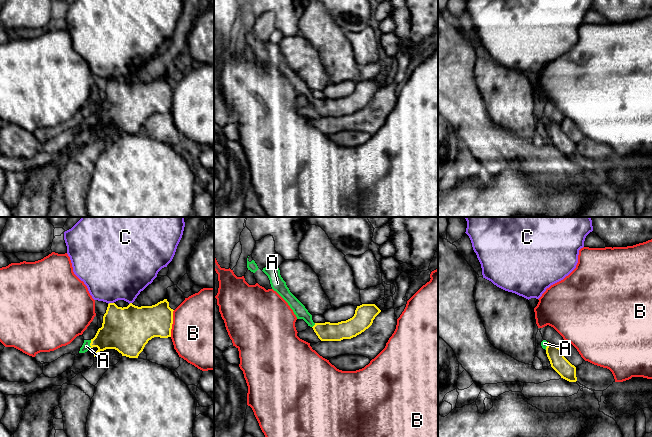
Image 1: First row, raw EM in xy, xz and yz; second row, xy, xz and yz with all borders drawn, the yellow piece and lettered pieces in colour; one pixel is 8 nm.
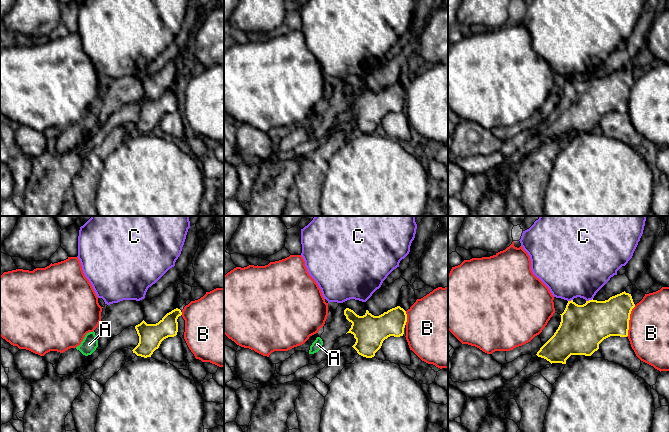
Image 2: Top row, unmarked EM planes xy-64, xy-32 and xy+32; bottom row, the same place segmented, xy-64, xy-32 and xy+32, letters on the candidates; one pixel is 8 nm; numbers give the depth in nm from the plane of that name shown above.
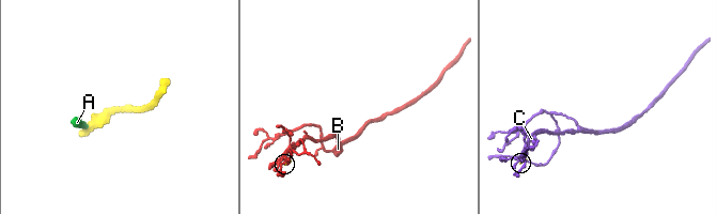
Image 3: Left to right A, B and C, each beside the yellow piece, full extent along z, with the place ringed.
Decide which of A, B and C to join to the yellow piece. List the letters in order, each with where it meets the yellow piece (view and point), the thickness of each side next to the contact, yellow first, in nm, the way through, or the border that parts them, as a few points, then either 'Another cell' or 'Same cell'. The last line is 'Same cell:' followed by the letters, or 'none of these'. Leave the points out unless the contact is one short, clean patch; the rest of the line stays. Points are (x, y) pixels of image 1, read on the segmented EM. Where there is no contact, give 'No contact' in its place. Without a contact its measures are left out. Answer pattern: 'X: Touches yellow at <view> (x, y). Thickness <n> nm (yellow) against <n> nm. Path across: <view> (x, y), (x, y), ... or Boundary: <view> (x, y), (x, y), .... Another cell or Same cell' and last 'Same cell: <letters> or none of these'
A: Touches yellow at xy (90, 344). Thickness 280 nm (yellow) against 70 nm. Same cell
B: Touches yellow at xy (172, 323). Thickness 280 nm (yellow) against 500 nm. Another cell
C: Touches yellow at xy (110, 303). Thickness 360 nm (yellow) against 460 nm. Another cell
Same cell: A

